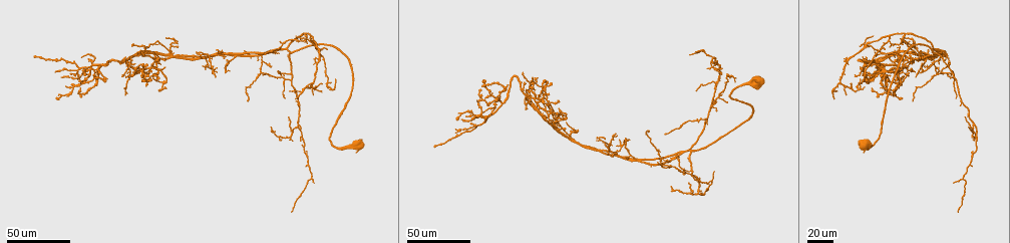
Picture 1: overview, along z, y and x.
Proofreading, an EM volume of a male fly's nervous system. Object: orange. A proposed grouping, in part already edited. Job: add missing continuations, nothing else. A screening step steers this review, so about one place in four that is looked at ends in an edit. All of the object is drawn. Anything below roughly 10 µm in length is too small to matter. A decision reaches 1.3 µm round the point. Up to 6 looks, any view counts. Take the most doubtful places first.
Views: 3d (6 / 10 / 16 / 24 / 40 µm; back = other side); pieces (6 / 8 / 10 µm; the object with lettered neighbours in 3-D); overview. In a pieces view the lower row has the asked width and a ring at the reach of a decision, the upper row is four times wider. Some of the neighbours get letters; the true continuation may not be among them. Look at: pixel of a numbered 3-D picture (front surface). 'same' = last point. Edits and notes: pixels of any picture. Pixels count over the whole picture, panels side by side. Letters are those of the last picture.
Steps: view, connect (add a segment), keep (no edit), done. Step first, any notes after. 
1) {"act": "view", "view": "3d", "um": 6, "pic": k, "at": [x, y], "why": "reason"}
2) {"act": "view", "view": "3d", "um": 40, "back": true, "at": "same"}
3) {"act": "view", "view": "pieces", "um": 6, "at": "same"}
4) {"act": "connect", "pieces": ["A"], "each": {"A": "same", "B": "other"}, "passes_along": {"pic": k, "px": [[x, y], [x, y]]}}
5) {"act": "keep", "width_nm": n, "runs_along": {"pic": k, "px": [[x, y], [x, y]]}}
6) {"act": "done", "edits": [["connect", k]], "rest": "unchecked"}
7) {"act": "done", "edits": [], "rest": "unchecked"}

{"act": "view", "view": "3d", "um": 40, "pic": 1, "at": [625, 138], "why": "free end"}

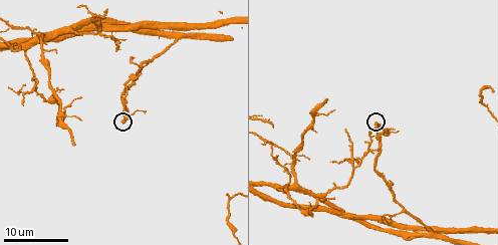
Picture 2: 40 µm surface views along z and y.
{"act": "view", "view": "pieces", "um": 6, "pic": 2, "at": [125, 120]}

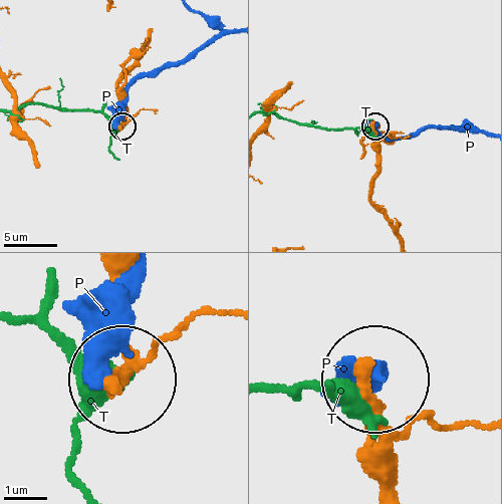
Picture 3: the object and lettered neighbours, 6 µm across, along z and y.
{"act": "keep", "each": {"P": "other", "T": "other"}, "runs_along": {"pic": 3, "px": [[400, 235], [370, 197], [370, 181], [375, 170], [372, 128]]}, "found": "no lettered segment goes on from it"}

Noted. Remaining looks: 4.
{"act": "view", "view": "3d", "um": 24, "pic": 2, "at": [75, 142], "why": "end of a long branch"}

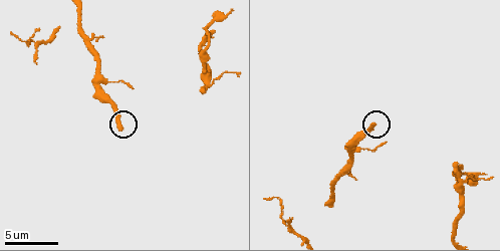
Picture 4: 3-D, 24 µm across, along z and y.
{"act": "view", "view": "pieces", "um": 6, "pic": 4, "at": [121, 127]}

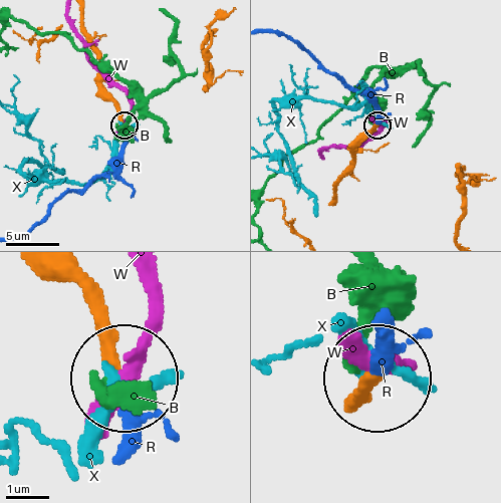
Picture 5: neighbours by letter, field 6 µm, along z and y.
{"act": "connect", "pieces": ["R"], "each": {"B": "other", "R": "same", "W": "other", "X": "other"}, "passes_along": {"pic": 5, "px": [[364, 139], [378, 122], [374, 106], [305, 48], [267, 31]]}, "found": "the neuron continues"}

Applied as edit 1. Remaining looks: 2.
{"act": "done", "edits": [["connect", 5]], "rest": "unchecked"}

